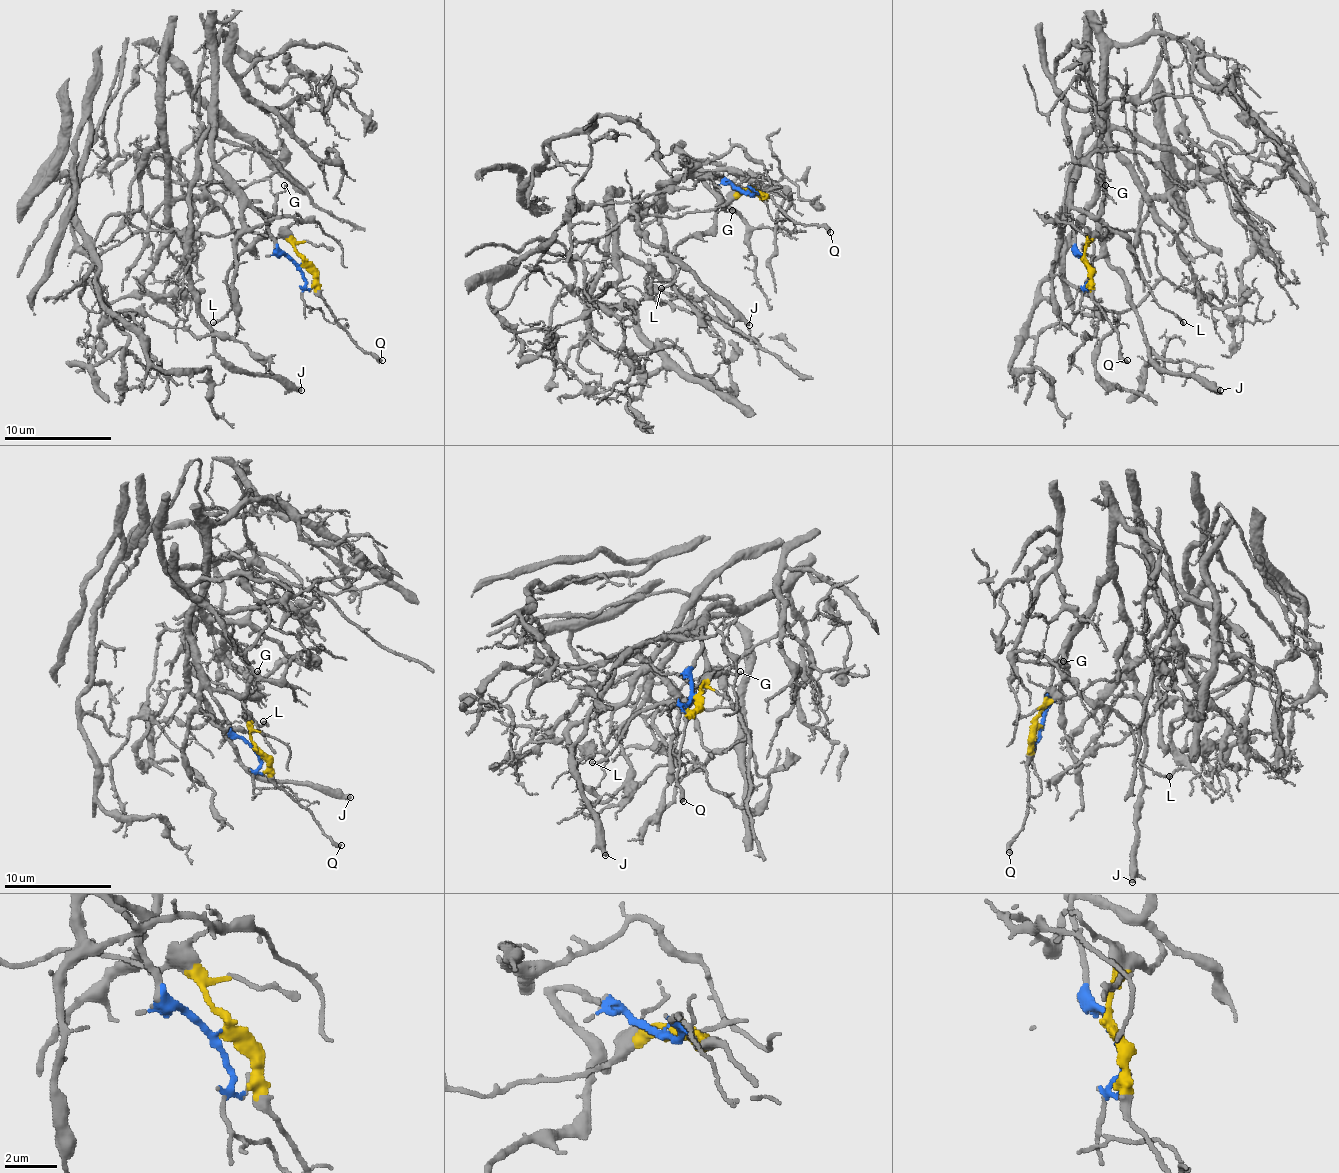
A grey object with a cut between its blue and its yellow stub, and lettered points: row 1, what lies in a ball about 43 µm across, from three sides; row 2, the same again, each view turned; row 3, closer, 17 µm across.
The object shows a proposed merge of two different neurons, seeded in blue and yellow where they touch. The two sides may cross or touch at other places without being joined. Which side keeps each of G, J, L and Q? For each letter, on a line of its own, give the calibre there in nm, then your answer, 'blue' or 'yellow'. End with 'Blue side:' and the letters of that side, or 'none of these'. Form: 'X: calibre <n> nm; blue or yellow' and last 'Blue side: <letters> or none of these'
G: calibre 130 nm; blue
J: calibre 360 nm; blue
L: calibre 140 nm; blue
Q: calibre 300 nm; yellow
Blue side: G, J, L

